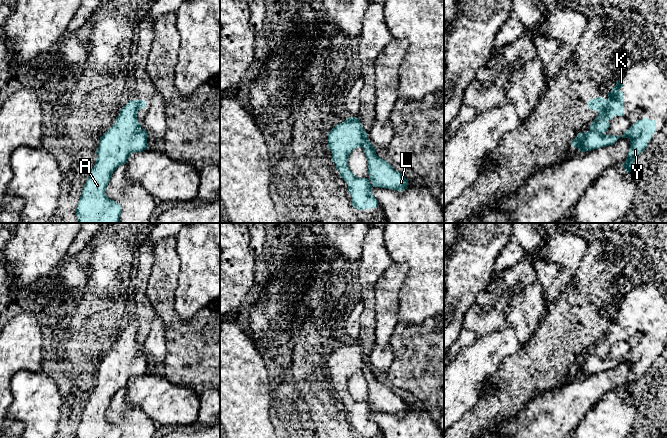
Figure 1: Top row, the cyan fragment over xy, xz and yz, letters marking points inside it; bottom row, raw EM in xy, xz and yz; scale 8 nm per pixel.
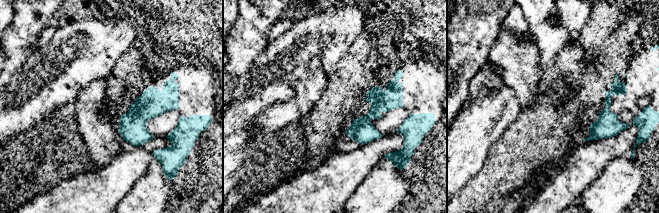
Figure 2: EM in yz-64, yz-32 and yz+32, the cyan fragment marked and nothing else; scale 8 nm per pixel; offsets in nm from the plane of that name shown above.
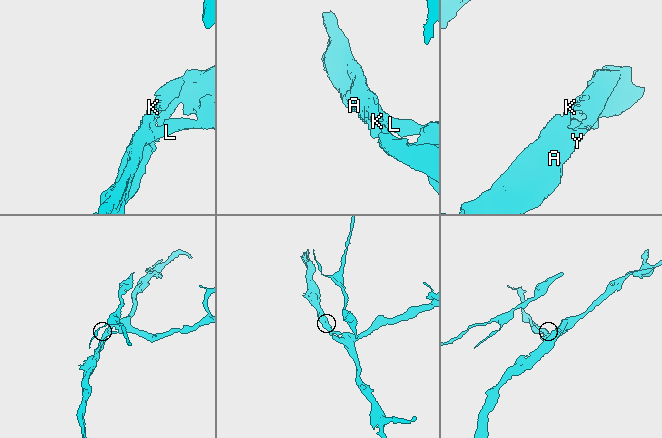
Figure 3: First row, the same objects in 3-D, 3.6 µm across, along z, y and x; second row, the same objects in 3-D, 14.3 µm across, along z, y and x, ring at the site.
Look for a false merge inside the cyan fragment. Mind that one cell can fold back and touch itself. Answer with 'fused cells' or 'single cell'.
single cell

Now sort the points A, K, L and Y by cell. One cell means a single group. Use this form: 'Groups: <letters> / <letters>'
Groups: A K L Y

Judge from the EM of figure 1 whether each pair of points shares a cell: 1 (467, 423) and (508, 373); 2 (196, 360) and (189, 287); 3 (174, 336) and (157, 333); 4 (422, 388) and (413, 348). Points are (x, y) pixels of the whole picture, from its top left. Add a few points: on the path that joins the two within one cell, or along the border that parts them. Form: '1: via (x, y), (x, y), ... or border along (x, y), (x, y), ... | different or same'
1: via (482, 419), (506, 395), (506, 388) | same
2: border along (208, 305), (189, 319), (182, 319), (174, 309) | different
3: border along (157, 313), (162, 319), (164, 328), (165, 358) | different
4: via (422, 378), (422, 358) | same

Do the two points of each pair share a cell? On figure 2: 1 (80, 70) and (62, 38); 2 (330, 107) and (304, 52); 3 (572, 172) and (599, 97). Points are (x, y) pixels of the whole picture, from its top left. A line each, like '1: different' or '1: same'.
1: same
2: different
3: different

